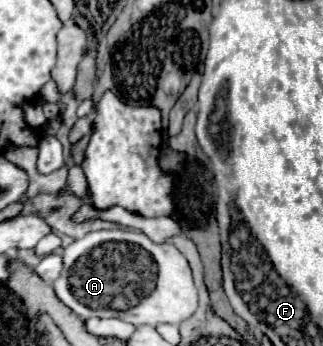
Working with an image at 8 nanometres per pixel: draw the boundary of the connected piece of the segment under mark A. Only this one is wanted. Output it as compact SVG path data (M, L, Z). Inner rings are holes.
M123 228L99 230L69 244L63 250L63 272L53 282L53 288L55 288L57 298L81 318L91 318L91 316L121 318L135 326L141 326L141 324L155 326L159 322L181 324L197 310L197 288L193 284L193 276L191 276L185 256L173 244L169 242L157 244L139 230L123 230ZM105 240L129 240L131 246L127 246L127 254L113 252L113 246L107 244Z

